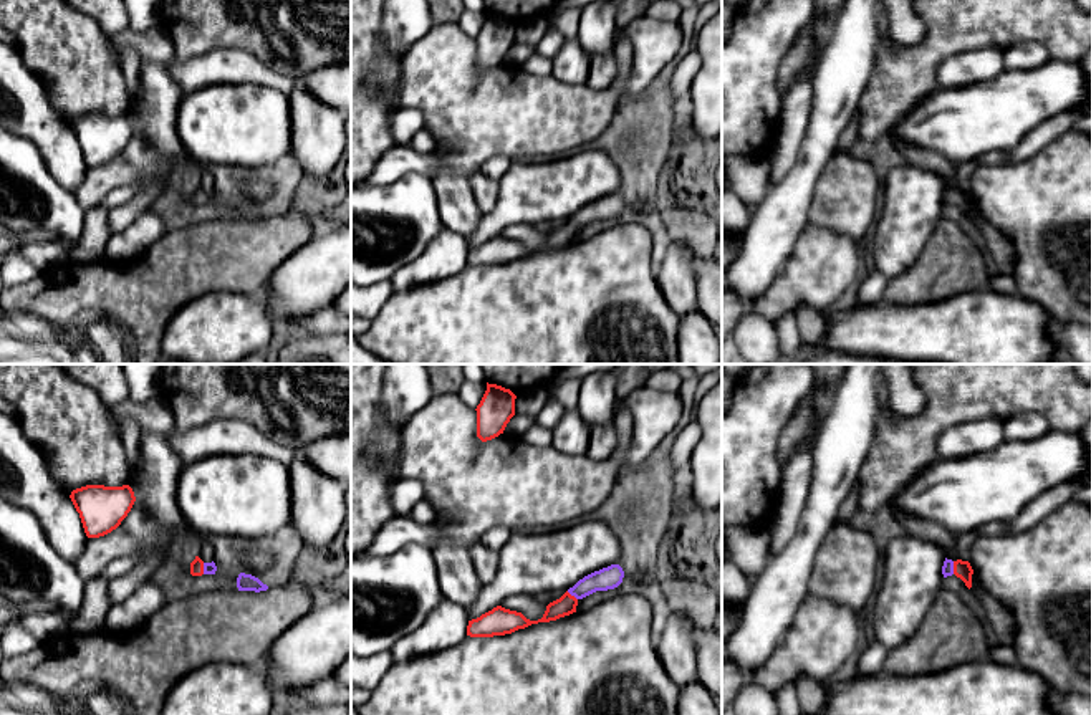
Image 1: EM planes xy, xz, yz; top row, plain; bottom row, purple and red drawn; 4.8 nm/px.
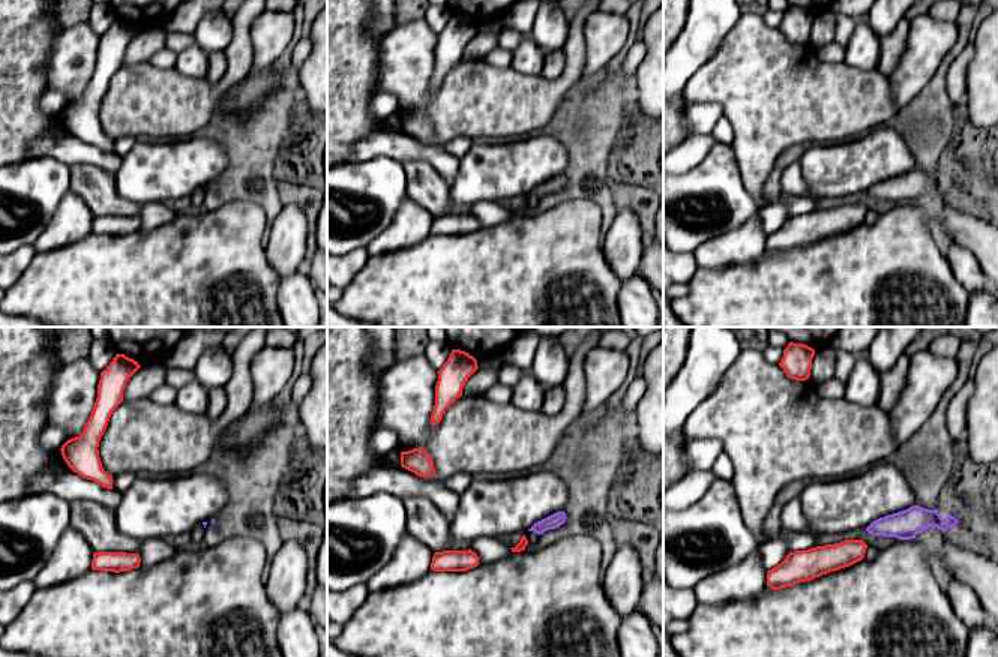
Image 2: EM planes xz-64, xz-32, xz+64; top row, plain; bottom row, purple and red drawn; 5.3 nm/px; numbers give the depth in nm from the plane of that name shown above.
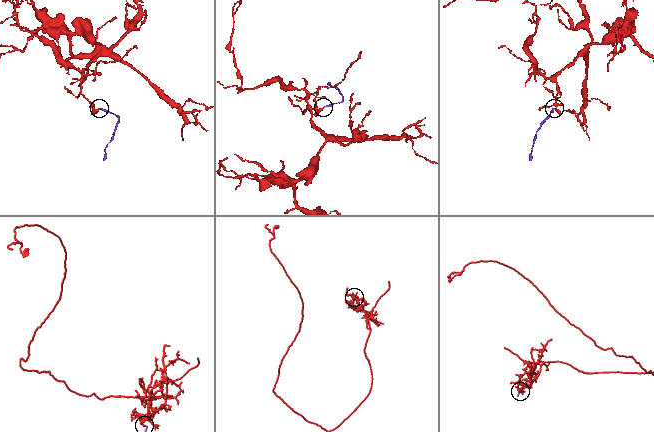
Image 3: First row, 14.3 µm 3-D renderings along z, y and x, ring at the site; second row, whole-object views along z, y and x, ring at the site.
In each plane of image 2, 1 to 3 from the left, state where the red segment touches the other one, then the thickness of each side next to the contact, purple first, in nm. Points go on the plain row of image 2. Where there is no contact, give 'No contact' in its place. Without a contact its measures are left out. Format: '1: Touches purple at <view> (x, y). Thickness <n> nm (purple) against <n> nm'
1: No contact
2: No contact
3: No contact

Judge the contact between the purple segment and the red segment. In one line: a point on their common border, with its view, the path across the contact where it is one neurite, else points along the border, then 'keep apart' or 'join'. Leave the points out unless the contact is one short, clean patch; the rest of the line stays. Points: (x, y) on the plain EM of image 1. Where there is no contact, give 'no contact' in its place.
contact yz (952, 197); way yz (947, 199), (952, 197), (962, 199); join

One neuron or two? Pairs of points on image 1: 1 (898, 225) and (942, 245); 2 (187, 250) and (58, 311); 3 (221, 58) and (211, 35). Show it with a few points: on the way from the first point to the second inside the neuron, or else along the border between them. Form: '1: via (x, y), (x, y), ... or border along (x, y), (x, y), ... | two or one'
1: border along (942, 215), (919, 259), (906, 272) | two
2: via (156, 282), (148, 290), (90, 290) | one
3: border along (254, 55), (237, 48), (212, 48), (179, 62) | two

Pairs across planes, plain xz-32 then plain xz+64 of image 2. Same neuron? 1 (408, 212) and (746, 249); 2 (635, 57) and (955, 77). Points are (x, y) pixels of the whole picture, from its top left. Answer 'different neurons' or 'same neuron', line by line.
1: same neuron
2: same neuron

